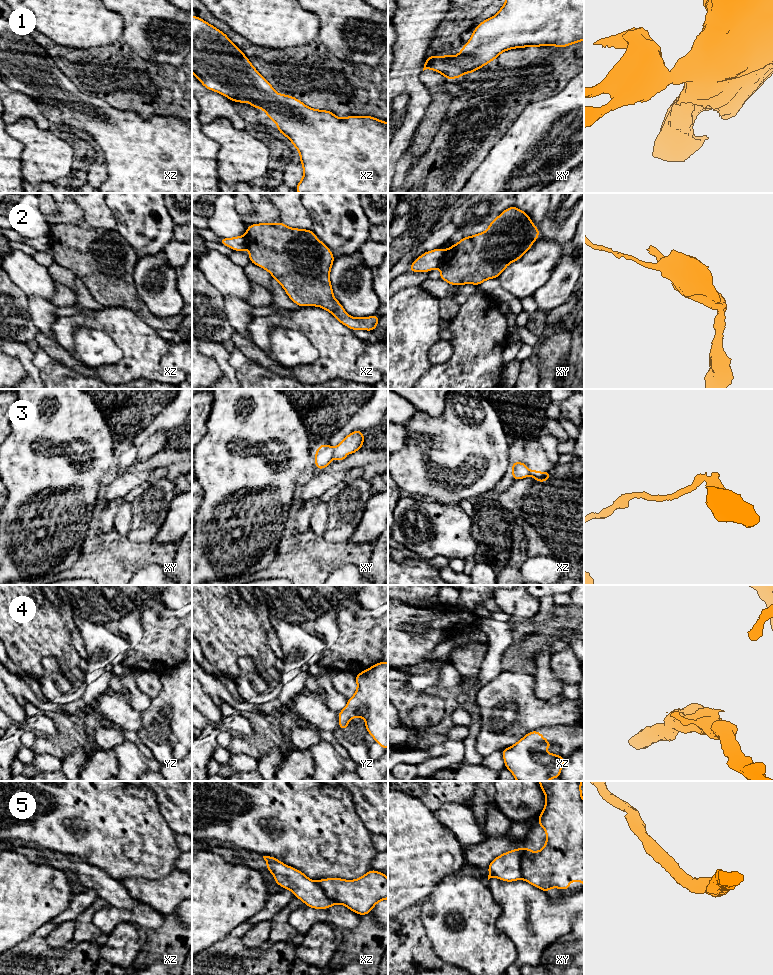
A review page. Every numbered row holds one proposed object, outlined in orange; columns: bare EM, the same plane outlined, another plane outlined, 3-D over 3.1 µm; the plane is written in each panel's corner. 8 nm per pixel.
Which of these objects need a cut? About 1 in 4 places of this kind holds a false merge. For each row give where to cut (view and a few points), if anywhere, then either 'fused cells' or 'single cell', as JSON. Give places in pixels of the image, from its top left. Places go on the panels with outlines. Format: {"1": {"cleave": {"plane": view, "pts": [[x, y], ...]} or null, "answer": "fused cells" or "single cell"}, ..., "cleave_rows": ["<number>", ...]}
{"1": {"cleave": null, "answer": "single cell"}, "2": {"cleave": {"plane": "xy", "pts": [[445, 251], [444, 258], [438, 266]]}, "answer": "fused cells"}, "3": {"cleave": {"plane": "xy", "pts": [[334, 448], [332, 456]]}, "answer": "fused cells"}, "4": {"cleave": null, "answer": "single cell"}, "5": {"cleave": {"plane": "xy", "pts": [[527, 848], [521, 863], [521, 877]]}, "answer": "fused cells"}, "cleave_rows": ["2", "3", "5"]}

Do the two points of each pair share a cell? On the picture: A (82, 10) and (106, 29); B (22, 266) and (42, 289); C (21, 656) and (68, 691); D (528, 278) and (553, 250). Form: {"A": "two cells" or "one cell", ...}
{"A": "one cell", "B": "one cell", "C": "two cells", "D": "one cell"}

